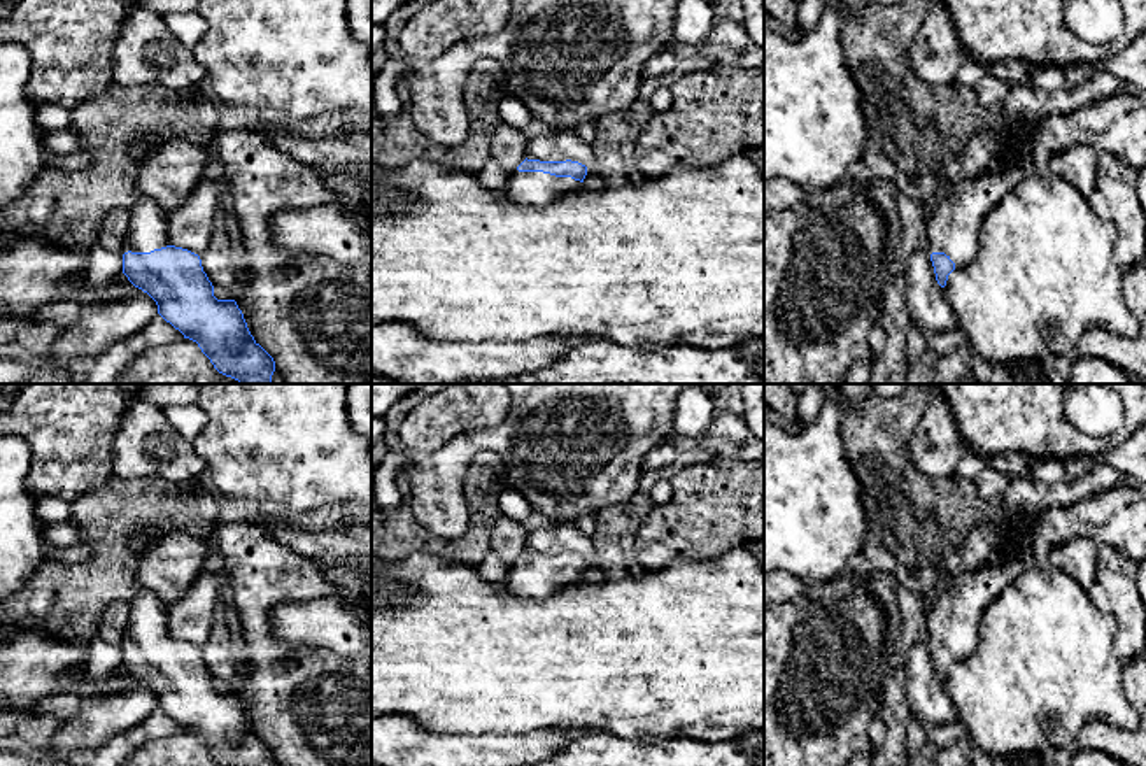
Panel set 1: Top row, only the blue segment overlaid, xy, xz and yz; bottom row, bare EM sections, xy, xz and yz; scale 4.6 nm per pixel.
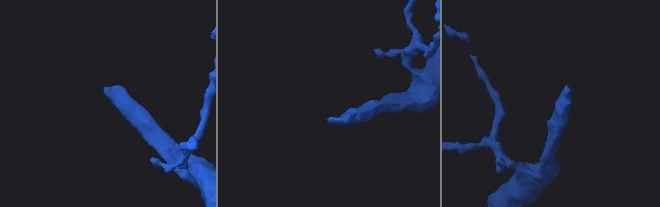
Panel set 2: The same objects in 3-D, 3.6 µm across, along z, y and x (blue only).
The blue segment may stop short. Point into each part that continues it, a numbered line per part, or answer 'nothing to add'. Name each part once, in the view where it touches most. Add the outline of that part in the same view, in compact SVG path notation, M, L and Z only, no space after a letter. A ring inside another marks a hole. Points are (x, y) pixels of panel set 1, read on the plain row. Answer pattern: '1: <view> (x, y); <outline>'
1: xz (526, 581); M519 564L510 566L505 578L508 594L519 598L548 598L555 591L582 580L580 573L571 570L555 570L543 564Z

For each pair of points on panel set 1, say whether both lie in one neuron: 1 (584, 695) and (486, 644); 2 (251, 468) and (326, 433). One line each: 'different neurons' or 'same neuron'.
1: same neuron
2: same neuron

